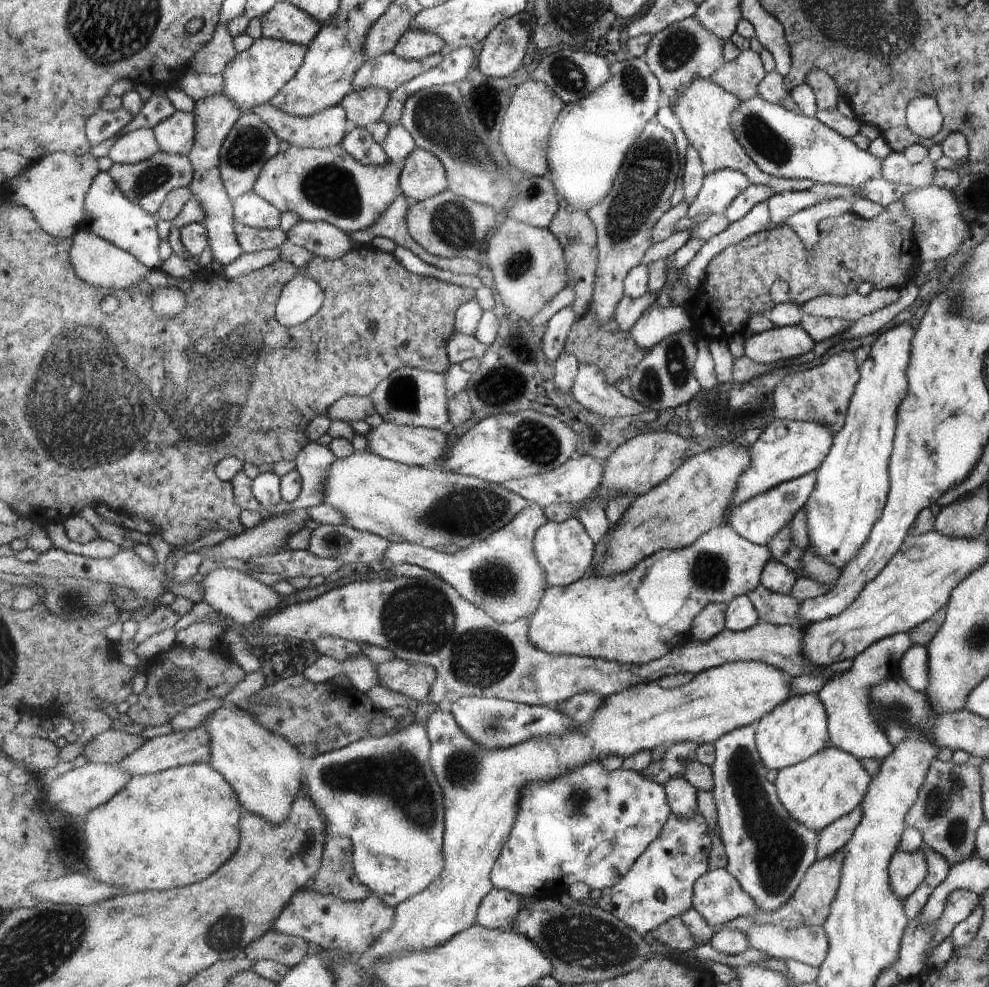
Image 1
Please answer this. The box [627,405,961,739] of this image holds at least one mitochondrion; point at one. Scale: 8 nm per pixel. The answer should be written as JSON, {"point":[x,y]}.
{"point":[709,570]}

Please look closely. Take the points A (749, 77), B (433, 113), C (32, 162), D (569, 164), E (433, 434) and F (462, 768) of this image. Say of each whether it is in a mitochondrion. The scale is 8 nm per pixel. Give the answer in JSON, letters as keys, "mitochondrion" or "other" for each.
{"A":"other","B":"mitochondrion","C":"other","D":"other","E":"other","F":"mitochondrion"}

